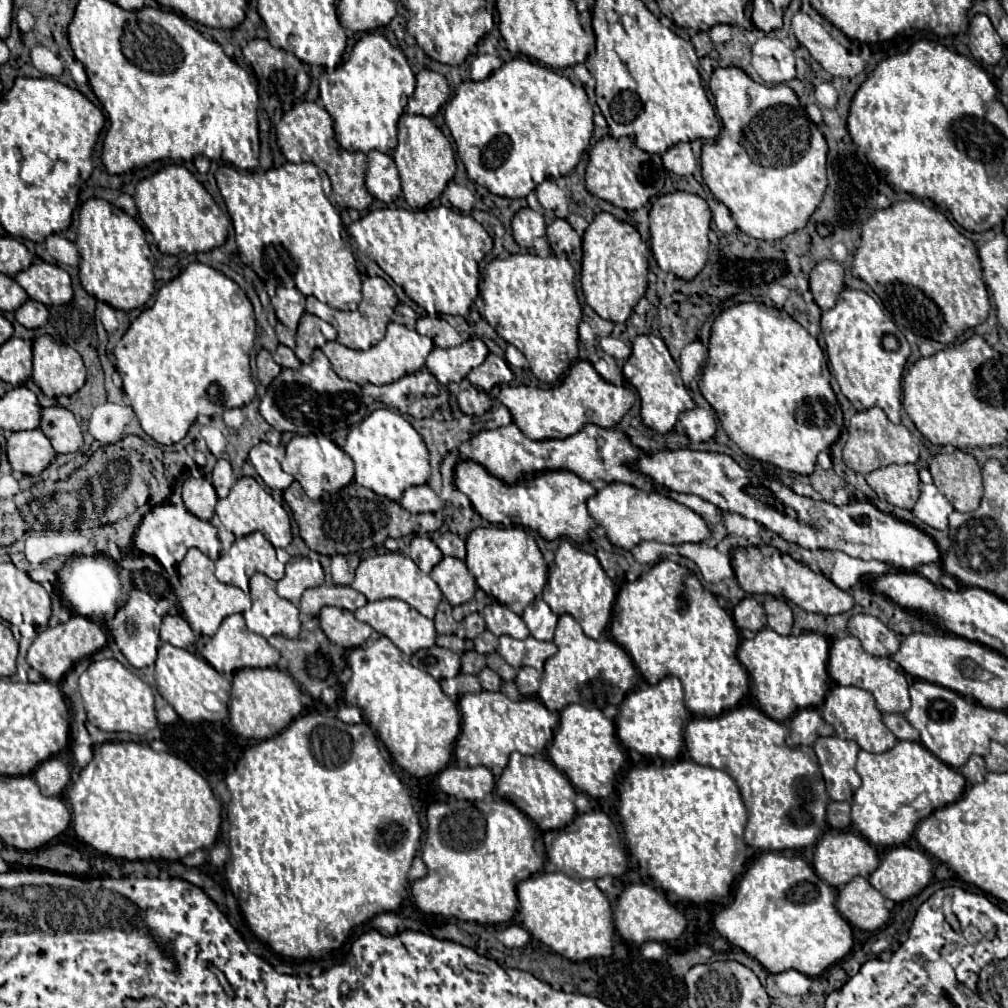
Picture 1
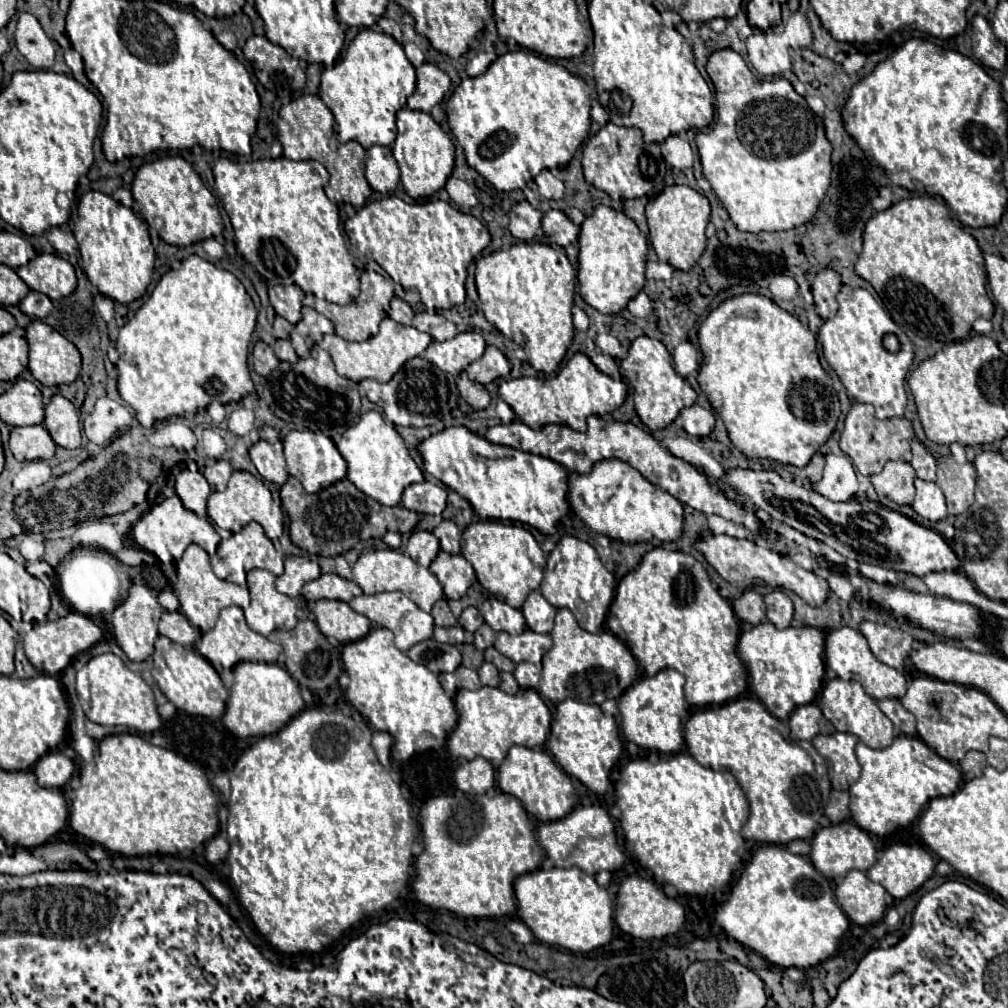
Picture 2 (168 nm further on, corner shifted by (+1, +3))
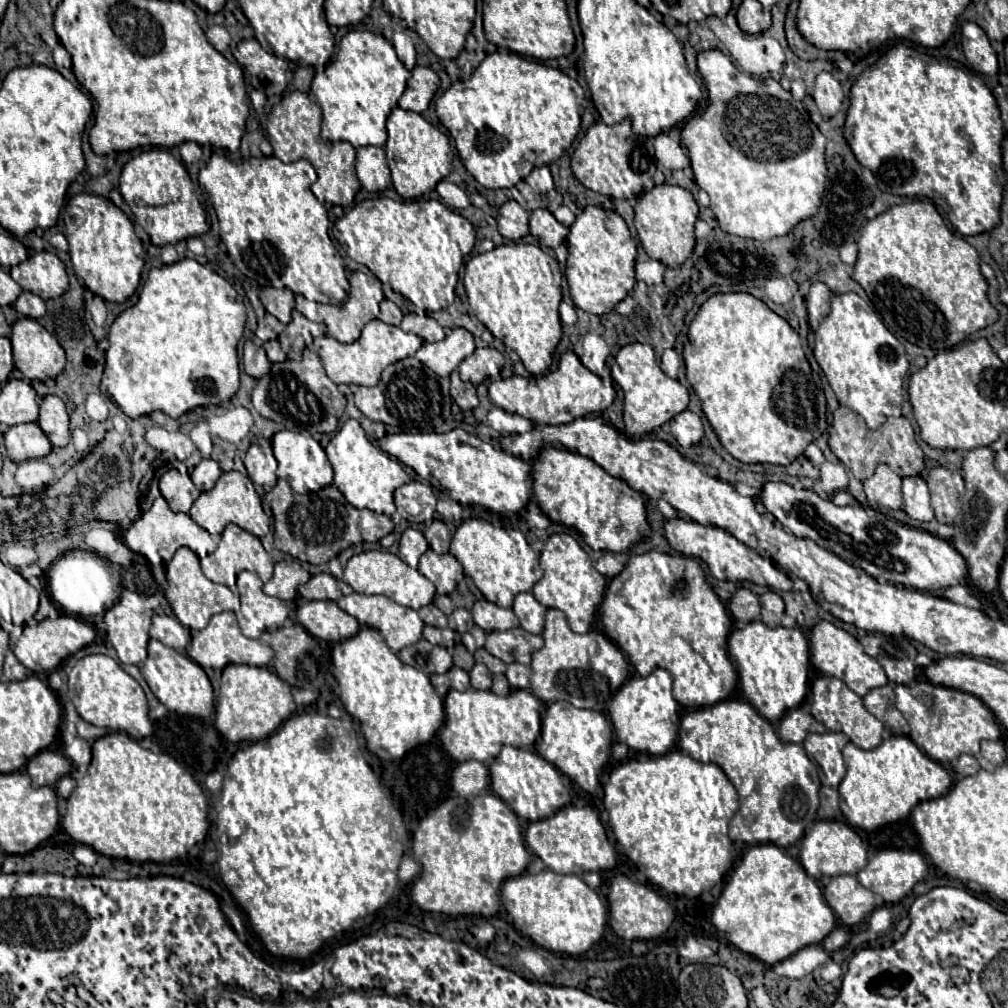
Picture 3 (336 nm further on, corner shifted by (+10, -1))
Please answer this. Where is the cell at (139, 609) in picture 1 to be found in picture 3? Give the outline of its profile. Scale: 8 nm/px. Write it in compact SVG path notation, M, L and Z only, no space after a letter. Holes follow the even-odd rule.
M124 589L120 601L106 611L106 638L124 665L140 665L146 659L150 617L144 597L130 589Z

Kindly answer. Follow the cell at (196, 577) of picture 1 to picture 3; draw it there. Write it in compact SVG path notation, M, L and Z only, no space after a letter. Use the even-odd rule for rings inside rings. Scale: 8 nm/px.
M180 547L174 553L172 561L166 565L166 578L168 586L163 591L164 595L170 603L174 615L178 617L178 621L190 629L204 629L212 615L222 613L222 611L238 611L240 609L240 599L226 585L212 583L210 579L204 577L198 555L188 547Z

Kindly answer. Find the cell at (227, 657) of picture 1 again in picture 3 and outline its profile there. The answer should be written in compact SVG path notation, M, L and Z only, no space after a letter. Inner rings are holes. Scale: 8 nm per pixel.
M232 611L214 615L210 619L210 625L206 629L202 629L196 637L192 637L186 653L190 659L194 659L204 669L208 669L208 667L210 669L224 669L230 663L244 663L244 665L258 665L260 667L260 665L268 665L268 661L274 657L274 651L268 645L242 635L236 615Z

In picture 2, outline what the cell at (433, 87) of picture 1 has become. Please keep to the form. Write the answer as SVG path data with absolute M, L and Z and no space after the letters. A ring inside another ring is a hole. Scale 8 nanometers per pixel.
M423 63L421 67L417 67L417 87L409 95L407 107L429 113L437 103L441 103L449 85L451 79L447 73L431 63Z

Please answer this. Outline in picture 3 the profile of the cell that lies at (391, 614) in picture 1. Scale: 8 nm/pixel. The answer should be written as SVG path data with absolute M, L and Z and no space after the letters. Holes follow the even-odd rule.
M350 593L350 595L338 599L338 607L344 609L346 613L354 615L360 625L376 627L376 629L384 635L388 647L390 647L394 653L398 653L398 651L400 651L402 647L406 647L406 645L416 643L416 641L422 637L424 623L422 623L422 619L418 617L418 613L416 613L414 609L410 609L410 607L402 607L402 605L394 603L392 599L388 599L388 597L384 597L384 595L360 595L360 593Z

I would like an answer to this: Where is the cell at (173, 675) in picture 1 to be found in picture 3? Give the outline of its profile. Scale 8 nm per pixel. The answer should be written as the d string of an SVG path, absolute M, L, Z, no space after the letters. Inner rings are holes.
M150 639L148 643L148 659L140 667L142 677L146 679L152 693L158 697L160 703L164 703L170 711L176 711L180 715L192 715L192 717L210 717L214 711L214 691L212 685L202 671L198 663L194 663L184 653L178 653L170 647L164 647L160 641Z

